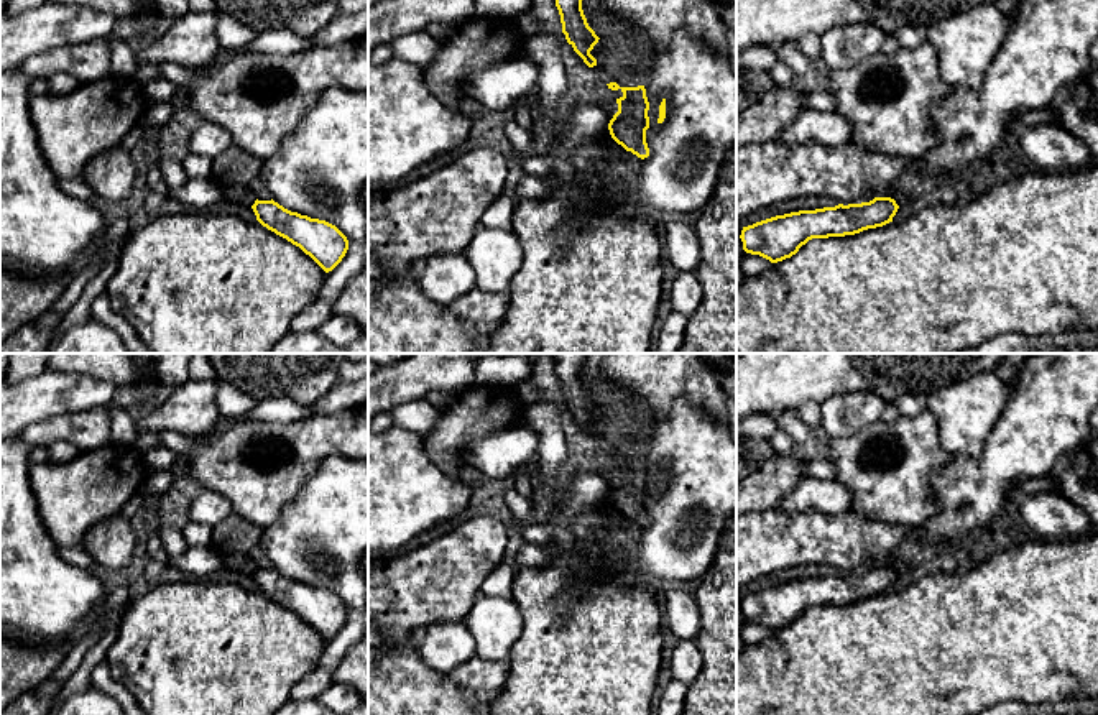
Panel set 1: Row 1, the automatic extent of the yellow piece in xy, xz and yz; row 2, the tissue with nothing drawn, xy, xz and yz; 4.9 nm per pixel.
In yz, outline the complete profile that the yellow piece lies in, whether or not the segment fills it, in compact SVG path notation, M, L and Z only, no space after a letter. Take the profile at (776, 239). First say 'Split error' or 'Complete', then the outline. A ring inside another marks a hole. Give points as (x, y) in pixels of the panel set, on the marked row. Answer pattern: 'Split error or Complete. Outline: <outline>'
Complete. Outline: M891 197L861 204L838 204L815 210L776 215L743 227L743 250L771 263L791 258L812 238L855 235L893 222L899 205Z

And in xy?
Complete. Outline: M256 199L251 209L263 227L299 247L325 273L332 271L348 250L347 237L325 220L291 212L273 199Z

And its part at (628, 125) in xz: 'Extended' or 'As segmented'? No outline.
As segmented

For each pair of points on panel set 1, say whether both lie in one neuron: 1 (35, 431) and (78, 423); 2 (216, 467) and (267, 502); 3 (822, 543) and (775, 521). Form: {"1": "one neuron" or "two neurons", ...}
{"1": "one neuron", "2": "one neuron", "3": "one neuron"}

